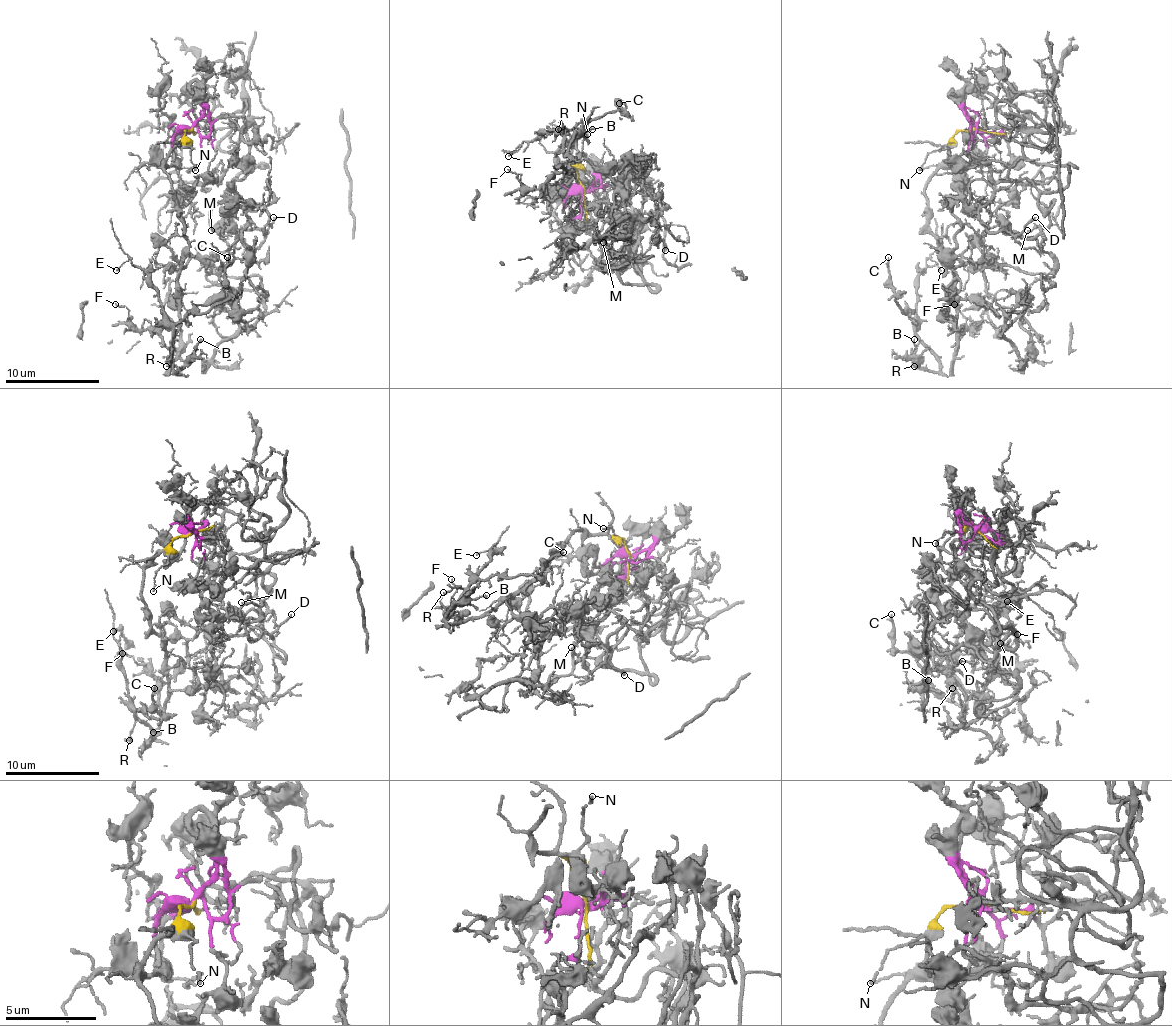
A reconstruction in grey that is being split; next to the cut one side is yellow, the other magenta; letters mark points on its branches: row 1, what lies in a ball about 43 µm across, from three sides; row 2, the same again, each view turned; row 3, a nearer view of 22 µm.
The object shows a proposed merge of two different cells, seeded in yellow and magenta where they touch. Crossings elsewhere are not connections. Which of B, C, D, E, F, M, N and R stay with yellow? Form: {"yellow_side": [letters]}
{"yellow_side": ["B", "C", "E", "F", "N", "R"]}

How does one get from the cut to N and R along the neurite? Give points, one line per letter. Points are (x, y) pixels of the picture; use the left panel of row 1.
N: (191, 129), (184, 134), (196, 169)
R: (191, 129), (165, 162), (189, 245), (177, 276), (180, 330), (170, 375), (172, 344), (165, 365)

